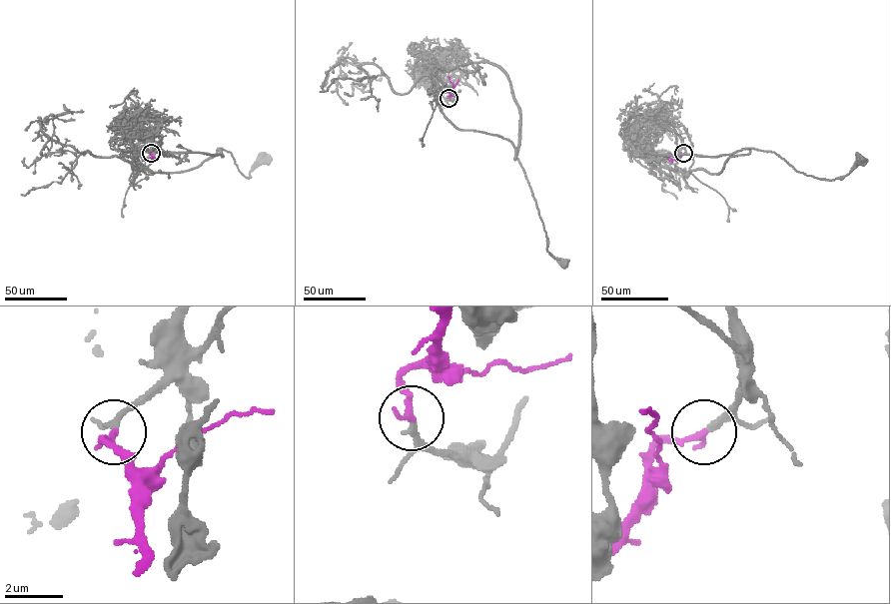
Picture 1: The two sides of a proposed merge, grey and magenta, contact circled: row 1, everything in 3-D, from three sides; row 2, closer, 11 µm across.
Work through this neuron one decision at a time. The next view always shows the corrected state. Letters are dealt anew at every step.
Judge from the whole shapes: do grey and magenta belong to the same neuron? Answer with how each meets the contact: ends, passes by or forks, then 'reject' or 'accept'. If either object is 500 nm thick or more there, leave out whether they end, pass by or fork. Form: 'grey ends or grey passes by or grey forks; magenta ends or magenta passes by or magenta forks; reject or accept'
grey passes by; magenta ends; accept

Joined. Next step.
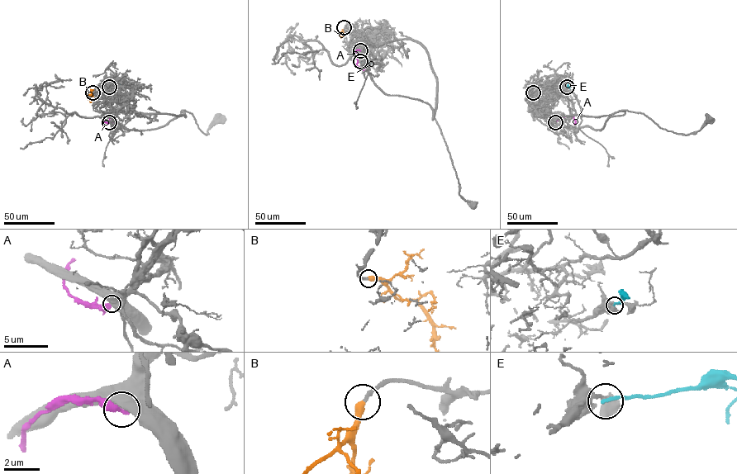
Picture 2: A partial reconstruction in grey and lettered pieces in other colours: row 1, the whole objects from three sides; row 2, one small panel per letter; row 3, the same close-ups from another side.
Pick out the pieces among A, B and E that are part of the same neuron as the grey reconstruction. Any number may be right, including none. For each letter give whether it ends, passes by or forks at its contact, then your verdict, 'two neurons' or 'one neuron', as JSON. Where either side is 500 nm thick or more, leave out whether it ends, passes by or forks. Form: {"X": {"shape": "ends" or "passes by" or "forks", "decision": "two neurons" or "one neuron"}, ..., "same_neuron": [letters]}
{"A": {"decision": "two neurons"}, "B": {"shape": "ends", "decision": "one neuron"}, "E": {"shape": "ends", "decision": "two neurons"}, "same_neuron": ["B"]}

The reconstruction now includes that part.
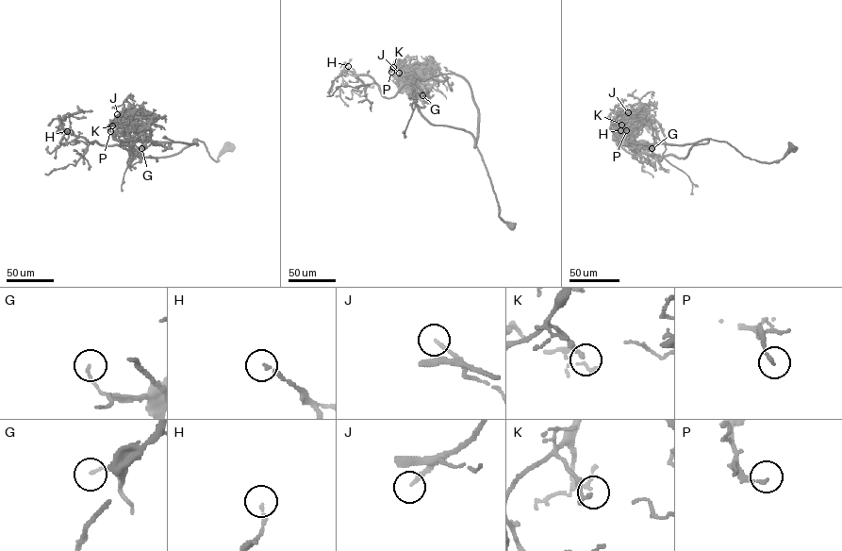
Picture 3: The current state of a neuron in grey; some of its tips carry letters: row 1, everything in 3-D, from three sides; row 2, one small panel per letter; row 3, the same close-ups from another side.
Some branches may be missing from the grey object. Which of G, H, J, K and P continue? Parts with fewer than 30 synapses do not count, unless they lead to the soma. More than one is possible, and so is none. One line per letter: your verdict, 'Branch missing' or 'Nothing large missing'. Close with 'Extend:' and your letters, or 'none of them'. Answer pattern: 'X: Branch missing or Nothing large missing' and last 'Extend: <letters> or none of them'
G: Nothing large missing
H: Branch missing
J: Branch missing
K: Nothing large missing
P: Nothing large missing
Extend: H, J

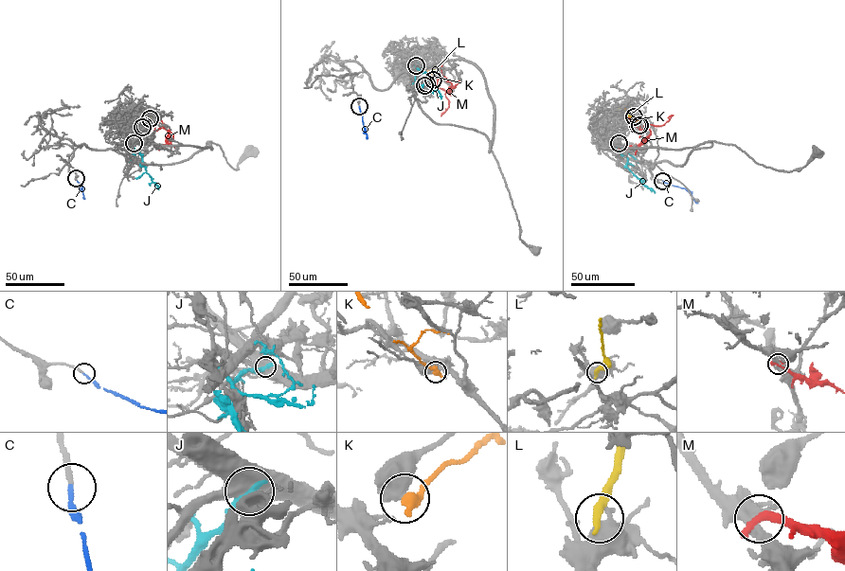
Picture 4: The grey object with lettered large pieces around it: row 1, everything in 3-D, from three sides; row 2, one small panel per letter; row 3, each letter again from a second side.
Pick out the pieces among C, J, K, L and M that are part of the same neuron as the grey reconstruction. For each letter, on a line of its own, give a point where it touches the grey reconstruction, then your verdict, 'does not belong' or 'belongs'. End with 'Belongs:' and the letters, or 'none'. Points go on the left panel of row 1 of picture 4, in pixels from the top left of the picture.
C: meets grey at (76, 178); belongs
J: meets grey at (134, 143); does not belong
K: meets grey at (144, 126); does not belong
L: meets grey at (150, 118); does not belong
M: meets grey at (142, 127); does not belong
Belongs: C

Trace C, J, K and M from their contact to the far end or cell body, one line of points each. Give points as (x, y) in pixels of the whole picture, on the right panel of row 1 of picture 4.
C: (662, 181), (684, 188), (697, 203)
J: (619, 143), (628, 158), (626, 167), (655, 192)
K: (638, 125), (623, 110)
M: (639, 125), (640, 130), (645, 126), (650, 130), (648, 136), (637, 145), (614, 150)

